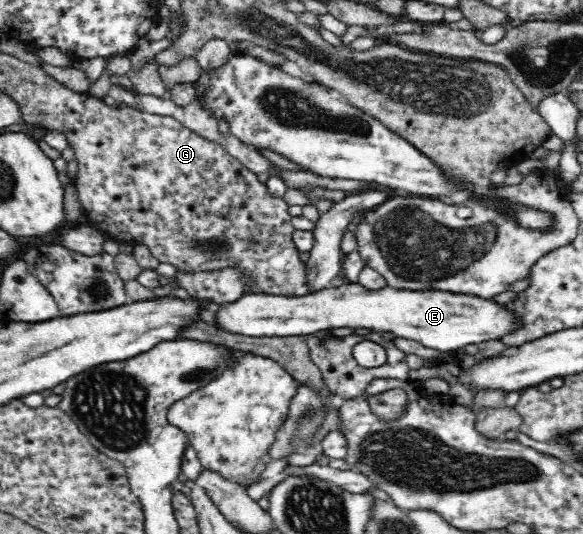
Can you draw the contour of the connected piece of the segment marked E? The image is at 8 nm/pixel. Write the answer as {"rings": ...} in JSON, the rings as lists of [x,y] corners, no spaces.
{"rings":[[[345,283],[337,289],[329,287],[315,294],[304,297],[284,297],[276,294],[247,294],[239,300],[225,303],[218,307],[217,316],[221,330],[231,333],[243,334],[251,337],[275,337],[275,336],[304,336],[317,334],[318,331],[337,329],[338,327],[349,327],[350,329],[370,329],[373,332],[391,333],[395,338],[411,339],[425,347],[439,349],[439,351],[453,351],[459,347],[465,347],[469,343],[481,343],[488,339],[498,339],[507,332],[514,330],[518,323],[516,319],[504,308],[495,304],[490,299],[479,299],[479,297],[448,293],[440,290],[410,291],[385,287],[378,291],[370,291],[362,285]]]}

